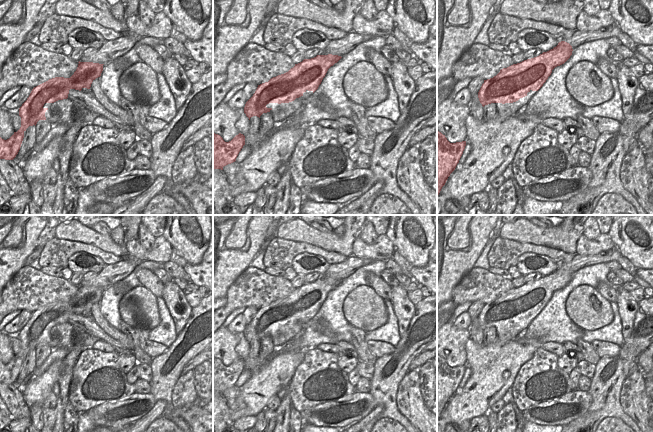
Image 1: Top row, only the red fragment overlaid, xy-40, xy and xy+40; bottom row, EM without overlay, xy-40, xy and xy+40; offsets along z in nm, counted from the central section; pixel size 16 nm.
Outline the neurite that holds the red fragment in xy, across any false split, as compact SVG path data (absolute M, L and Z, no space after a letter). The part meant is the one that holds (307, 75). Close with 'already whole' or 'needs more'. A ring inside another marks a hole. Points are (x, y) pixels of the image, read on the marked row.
M317 55L295 64L288 72L258 85L253 96L246 102L244 113L249 118L270 112L269 103L289 103L303 96L303 93L318 89L328 69L342 57L338 55Z; already whole

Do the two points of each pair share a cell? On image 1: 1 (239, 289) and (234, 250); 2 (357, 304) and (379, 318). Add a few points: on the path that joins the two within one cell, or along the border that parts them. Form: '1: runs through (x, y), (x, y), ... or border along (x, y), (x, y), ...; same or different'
1: border along (249, 266), (230, 285), (225, 296); different
2: runs through (362, 307), (374, 315); same

